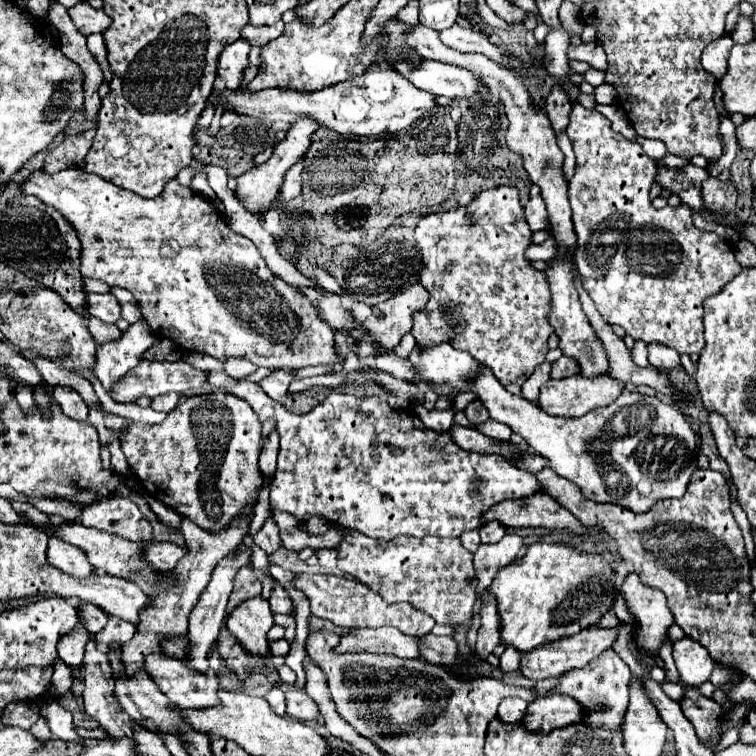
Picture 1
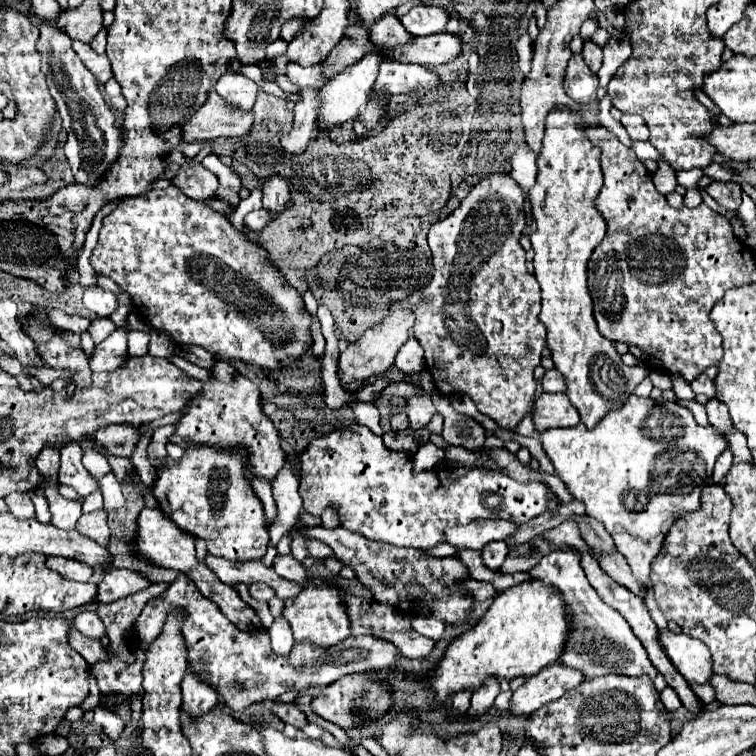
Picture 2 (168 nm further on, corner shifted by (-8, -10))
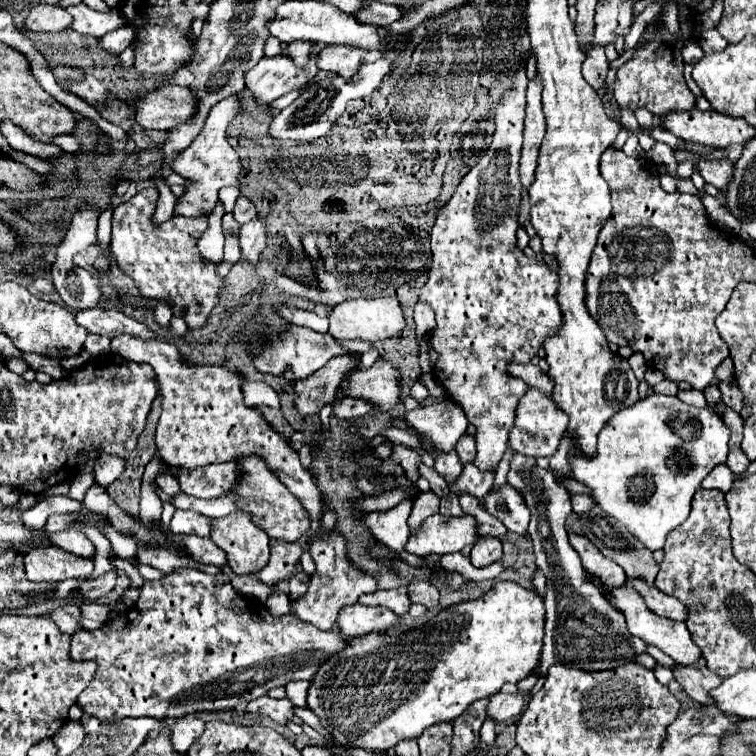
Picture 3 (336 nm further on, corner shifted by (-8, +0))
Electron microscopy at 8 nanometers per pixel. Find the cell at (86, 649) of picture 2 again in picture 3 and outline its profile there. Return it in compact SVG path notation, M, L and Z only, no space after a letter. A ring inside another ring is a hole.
M68 604L66 608L58 608L58 610L50 612L50 616L52 616L54 622L60 626L60 630L66 632L66 634L70 634L70 636L74 636L76 632L84 630L82 624L80 624L80 622L82 622L80 610L78 610L78 606L74 606L74 604Z

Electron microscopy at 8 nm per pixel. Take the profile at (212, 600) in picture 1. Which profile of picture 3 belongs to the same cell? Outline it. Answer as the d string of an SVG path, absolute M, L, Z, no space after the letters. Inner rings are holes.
M198 712L186 714L174 720L172 724L172 744L178 752L188 752L190 744L204 732L204 720Z

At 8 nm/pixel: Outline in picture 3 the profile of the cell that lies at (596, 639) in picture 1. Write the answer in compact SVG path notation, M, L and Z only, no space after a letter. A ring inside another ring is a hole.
M518 690L516 694L494 694L492 700L490 700L490 706L488 706L488 716L492 716L496 722L502 722L502 720L510 720L510 718L516 718L522 708L524 708L524 702L526 698L530 698L530 690L522 692Z

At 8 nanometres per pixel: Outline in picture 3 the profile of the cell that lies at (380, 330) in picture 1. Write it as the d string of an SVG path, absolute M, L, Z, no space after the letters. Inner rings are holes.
M350 354L334 356L324 368L314 372L312 376L298 380L294 384L294 404L300 414L310 416L316 414L326 402L334 398L336 388L340 386L340 380L350 374L356 368L358 360Z

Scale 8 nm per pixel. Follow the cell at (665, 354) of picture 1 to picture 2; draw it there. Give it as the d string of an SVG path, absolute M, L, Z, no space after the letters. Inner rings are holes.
M670 376L672 378L672 382L674 382L674 394L678 396L678 398L684 398L684 400L694 400L694 392L692 392L692 388L690 386L686 386L684 384L684 380L682 378L678 378L678 376Z

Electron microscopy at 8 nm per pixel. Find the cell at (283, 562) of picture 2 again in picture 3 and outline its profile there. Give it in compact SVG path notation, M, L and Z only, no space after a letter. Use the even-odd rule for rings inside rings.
M302 570L290 578L290 582L288 582L290 598L300 596L302 592L306 592L306 588L308 588L308 582L306 582L306 580L308 580L308 574L306 574L306 572L302 572Z

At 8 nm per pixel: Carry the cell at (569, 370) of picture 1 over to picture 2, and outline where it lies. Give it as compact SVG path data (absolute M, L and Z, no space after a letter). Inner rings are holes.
M546 370L542 376L542 388L544 392L564 392L566 382L562 374L558 374L558 370Z

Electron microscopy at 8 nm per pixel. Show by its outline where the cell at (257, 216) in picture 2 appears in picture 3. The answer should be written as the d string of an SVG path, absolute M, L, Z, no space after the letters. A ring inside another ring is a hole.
M238 198L232 214L234 214L234 218L236 218L240 224L246 224L246 222L250 222L250 220L256 216L256 210L254 210L254 204L252 204L248 198Z

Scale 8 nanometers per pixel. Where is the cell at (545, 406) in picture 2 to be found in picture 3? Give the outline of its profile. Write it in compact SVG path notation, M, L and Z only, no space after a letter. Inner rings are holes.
M530 388L518 404L516 422L510 430L510 444L518 454L524 456L552 456L558 450L558 444L568 428L568 420L568 414L556 406L552 396L542 394L538 388Z

